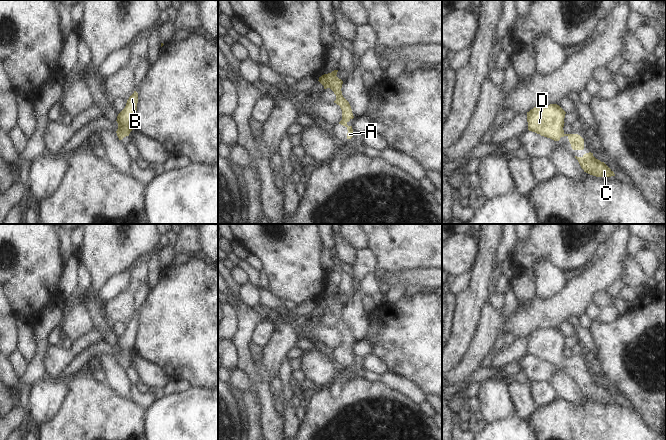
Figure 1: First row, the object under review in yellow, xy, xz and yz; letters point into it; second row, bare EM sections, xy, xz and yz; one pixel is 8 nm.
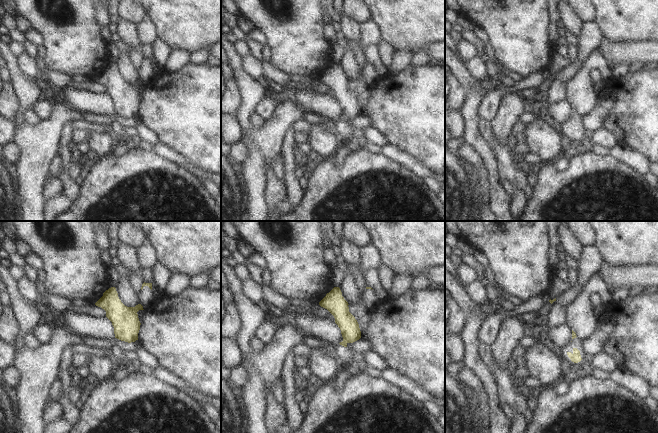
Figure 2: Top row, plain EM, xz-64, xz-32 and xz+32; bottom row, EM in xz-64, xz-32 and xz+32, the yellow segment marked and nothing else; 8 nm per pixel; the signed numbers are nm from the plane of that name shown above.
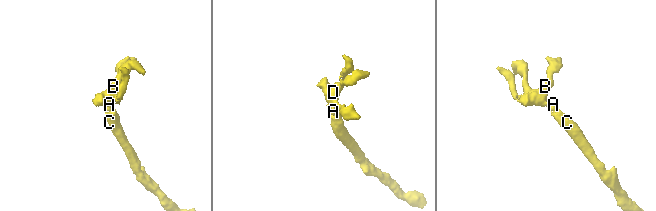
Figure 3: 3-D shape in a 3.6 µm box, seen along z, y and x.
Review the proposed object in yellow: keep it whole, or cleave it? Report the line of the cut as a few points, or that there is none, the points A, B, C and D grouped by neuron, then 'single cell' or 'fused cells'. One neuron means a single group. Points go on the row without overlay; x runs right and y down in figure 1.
no cut | A B C D | single cell

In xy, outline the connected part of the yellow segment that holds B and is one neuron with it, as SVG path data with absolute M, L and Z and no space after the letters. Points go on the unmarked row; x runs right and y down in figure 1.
M134 317L127 324L125 332L118 338L117 347L118 353L116 355L119 364L129 360L130 356L135 352L135 338L137 335L138 317Z

